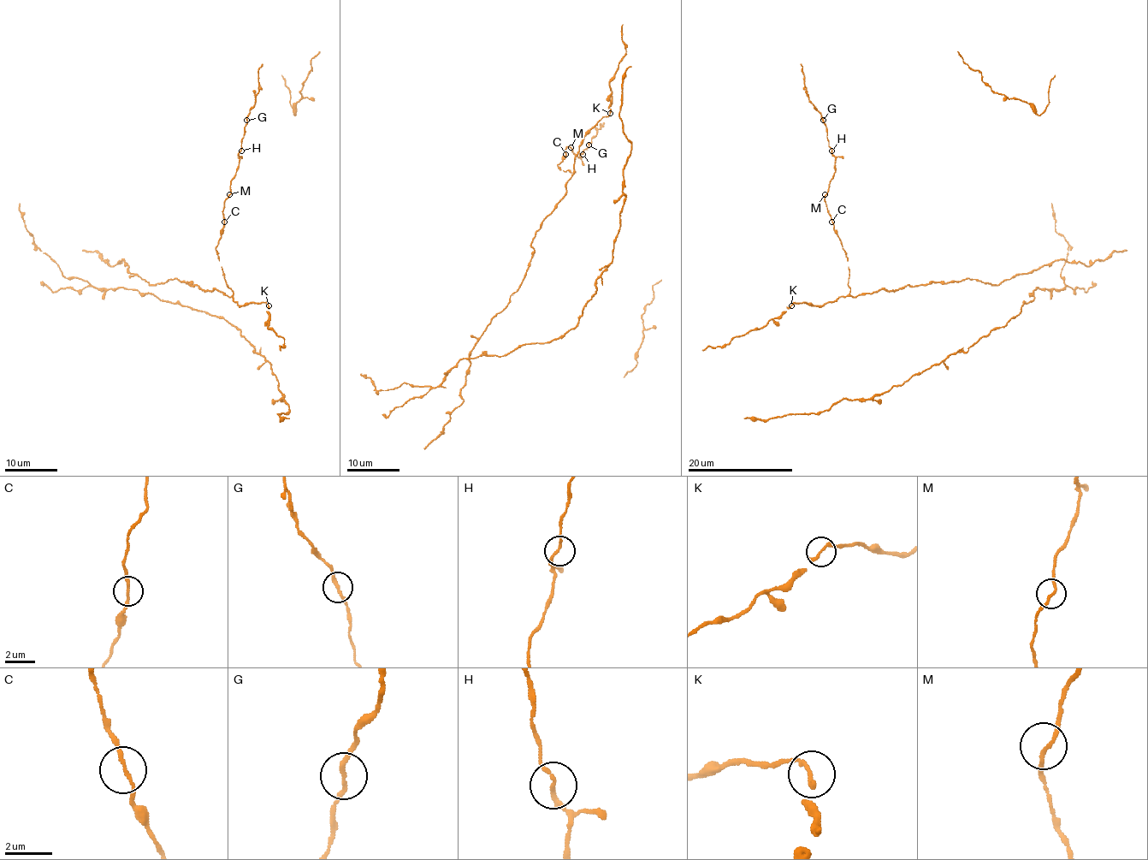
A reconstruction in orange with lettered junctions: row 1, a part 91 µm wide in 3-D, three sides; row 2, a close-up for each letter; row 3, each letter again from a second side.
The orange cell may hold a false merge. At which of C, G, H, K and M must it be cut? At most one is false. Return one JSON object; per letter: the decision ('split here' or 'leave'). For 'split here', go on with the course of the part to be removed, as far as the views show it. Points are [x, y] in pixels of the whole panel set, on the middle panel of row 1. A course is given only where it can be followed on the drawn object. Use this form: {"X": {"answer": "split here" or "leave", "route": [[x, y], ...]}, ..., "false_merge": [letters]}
{"C": {"answer": "leave"}, "G": {"answer": "leave"}, "H": {"answer": "leave"}, "K": {"answer": "leave"}, "M": {"answer": "leave"}, "false_merge": []}

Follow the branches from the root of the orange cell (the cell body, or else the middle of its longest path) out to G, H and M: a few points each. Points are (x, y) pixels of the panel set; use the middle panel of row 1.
G: (532, 240), (575, 172), (558, 165), (565, 157), (565, 147), (580, 157), (588, 145)
H: (532, 240), (575, 172), (558, 165), (565, 157), (565, 147), (580, 157), (582, 154)
M: (532, 240), (575, 172), (558, 165), (565, 157), (565, 147), (571, 147)

